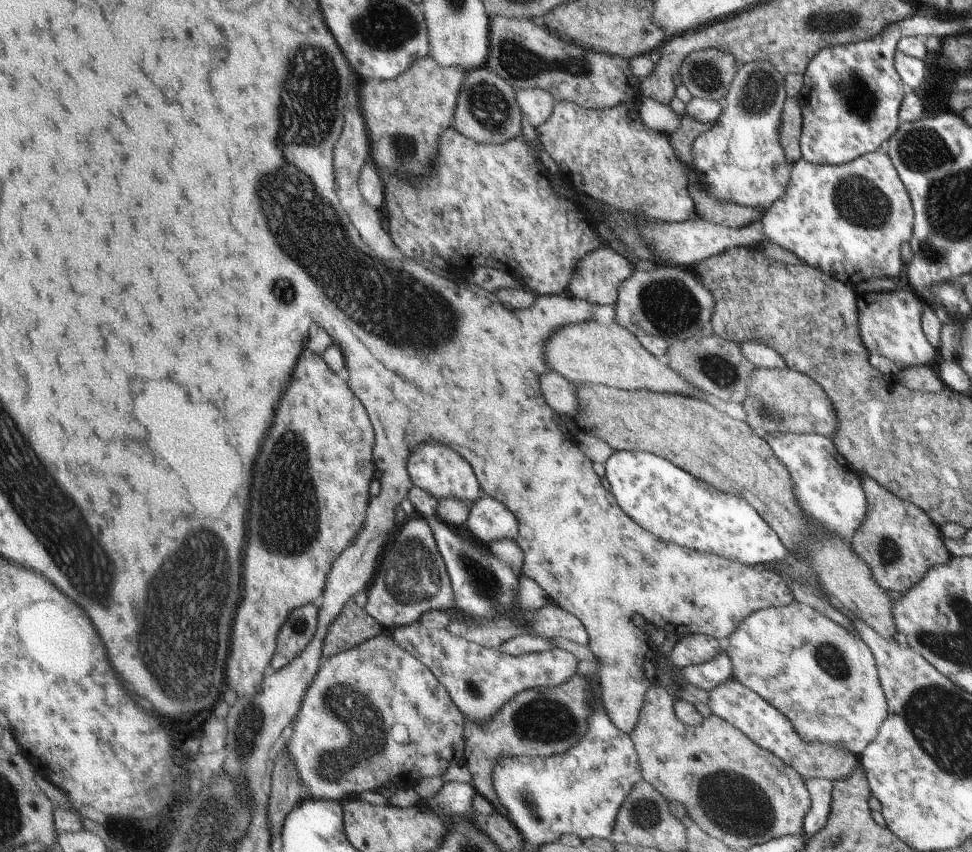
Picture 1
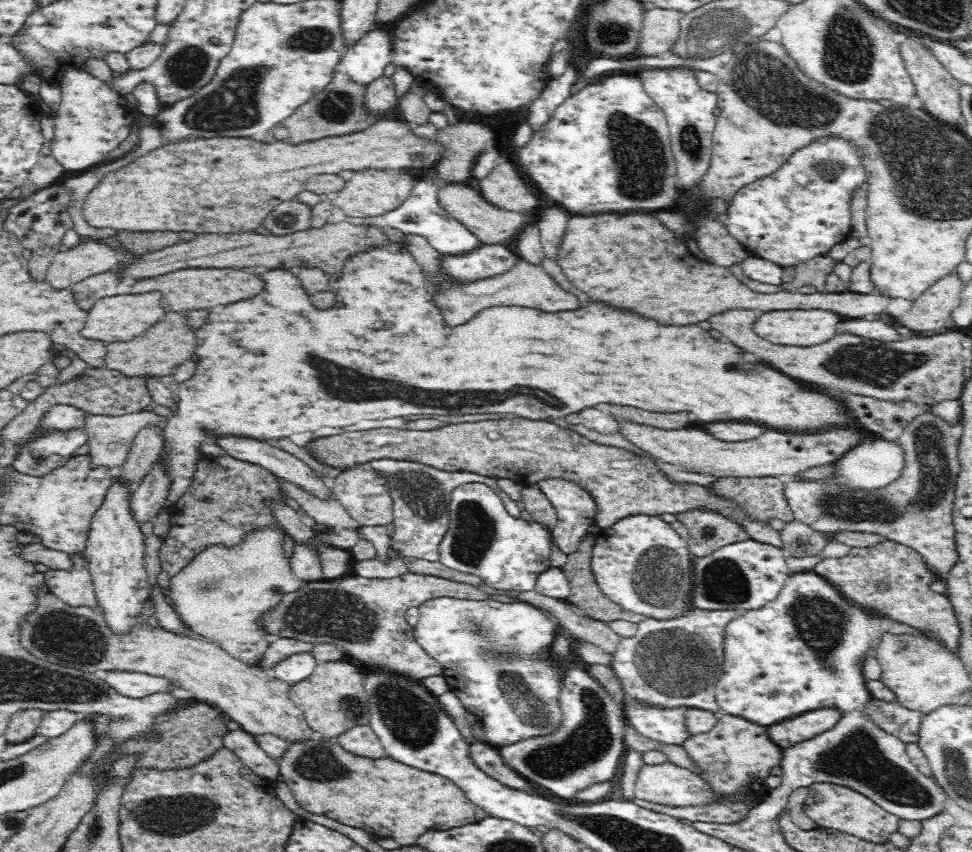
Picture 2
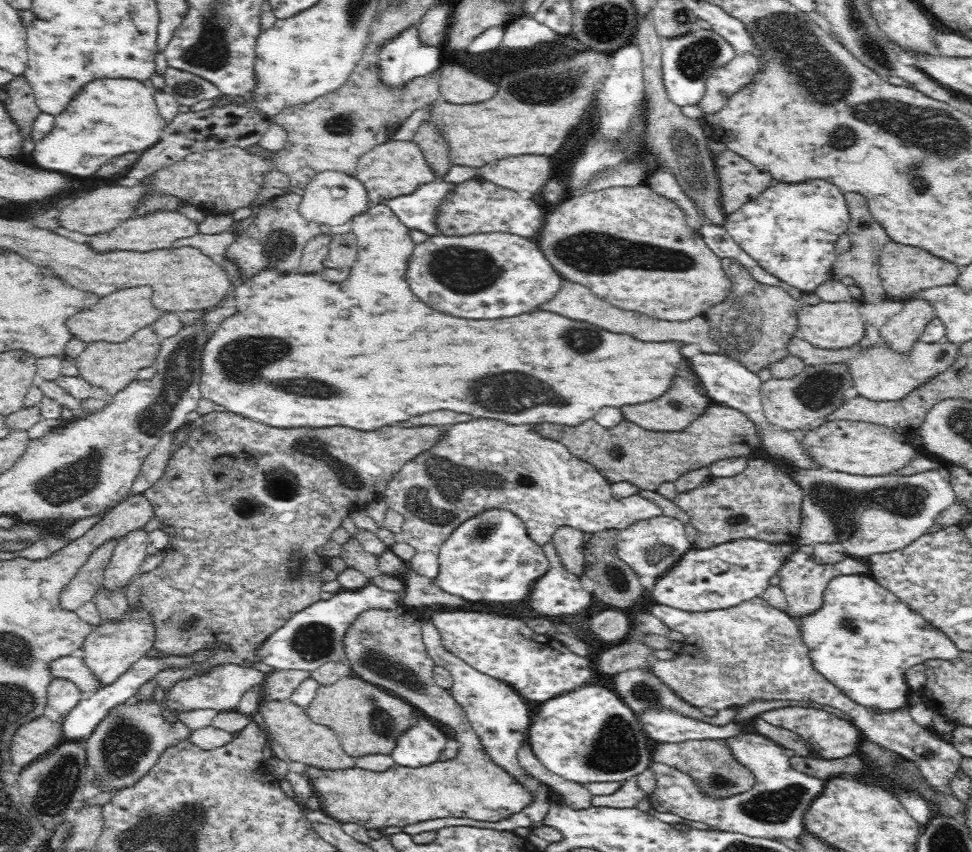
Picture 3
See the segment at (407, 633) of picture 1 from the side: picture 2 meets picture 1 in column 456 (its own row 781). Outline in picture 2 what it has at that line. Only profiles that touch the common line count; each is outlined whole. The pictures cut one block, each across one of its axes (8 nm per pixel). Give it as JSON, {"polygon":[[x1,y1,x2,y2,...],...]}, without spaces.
{"polygon":[[668,760,660,764,645,764,637,772,634,786,635,800,645,800,668,806,690,806,696,803,705,803,715,799,715,794,709,786,695,776,694,771,682,768]]}

